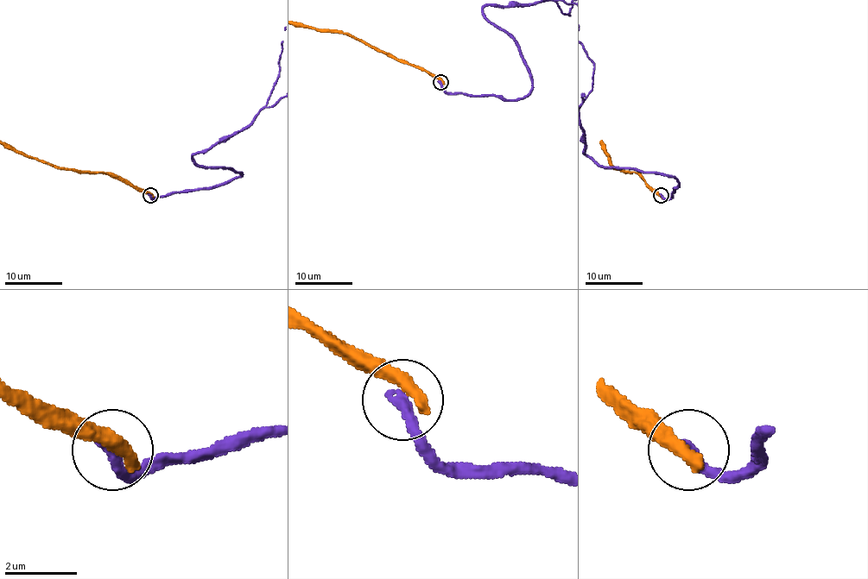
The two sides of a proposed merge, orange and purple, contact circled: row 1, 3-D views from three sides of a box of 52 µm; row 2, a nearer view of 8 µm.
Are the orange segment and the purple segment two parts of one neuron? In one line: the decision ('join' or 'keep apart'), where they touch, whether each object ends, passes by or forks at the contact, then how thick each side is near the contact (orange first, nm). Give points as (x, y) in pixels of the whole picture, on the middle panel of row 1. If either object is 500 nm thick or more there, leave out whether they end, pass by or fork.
keep apart | (440, 82) | orange ends | purple ends | 480/340 nm

